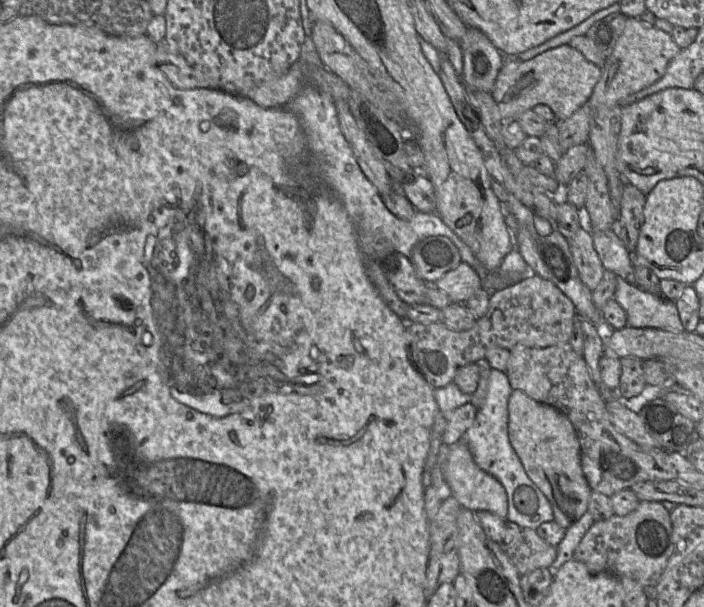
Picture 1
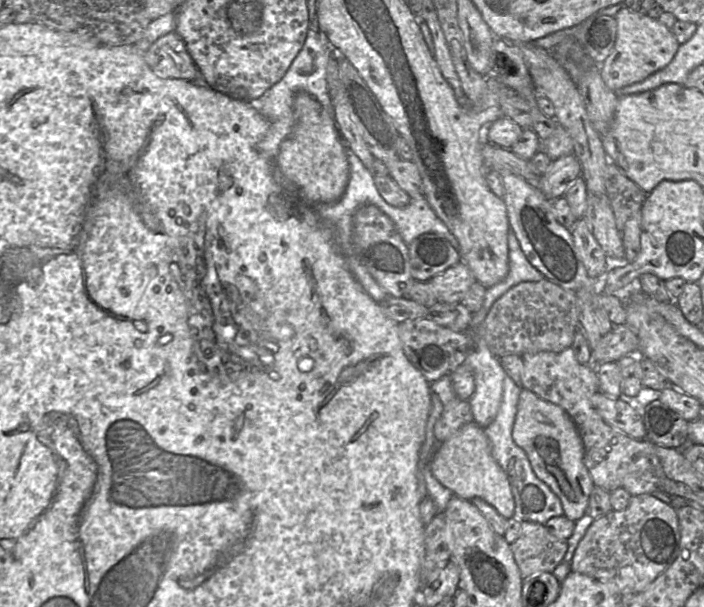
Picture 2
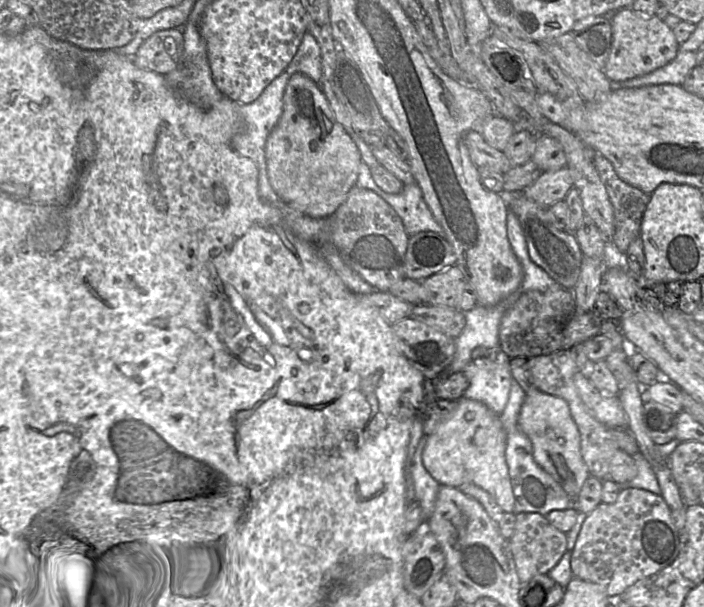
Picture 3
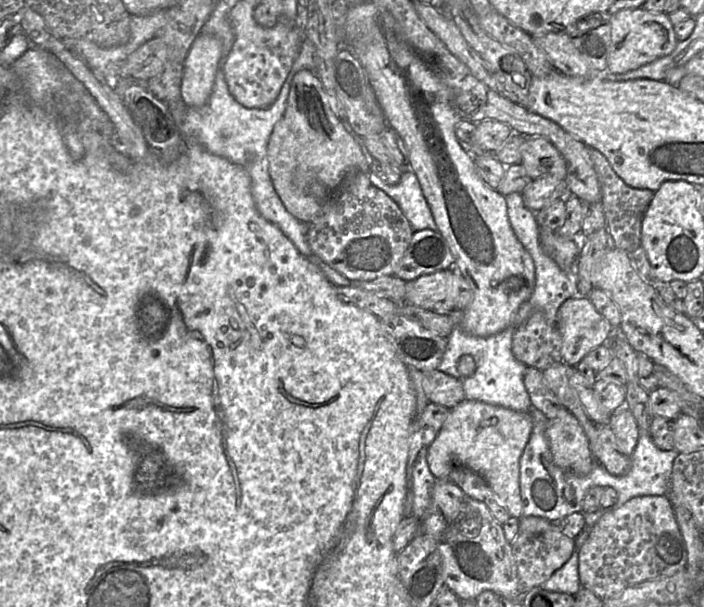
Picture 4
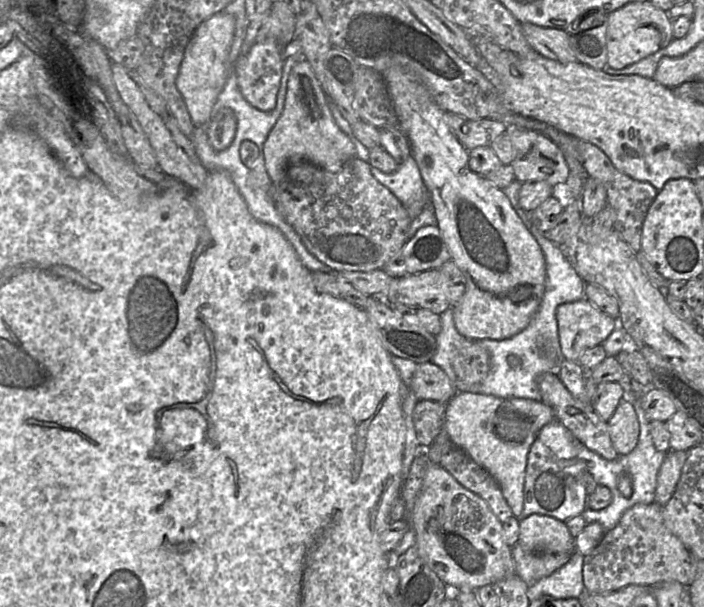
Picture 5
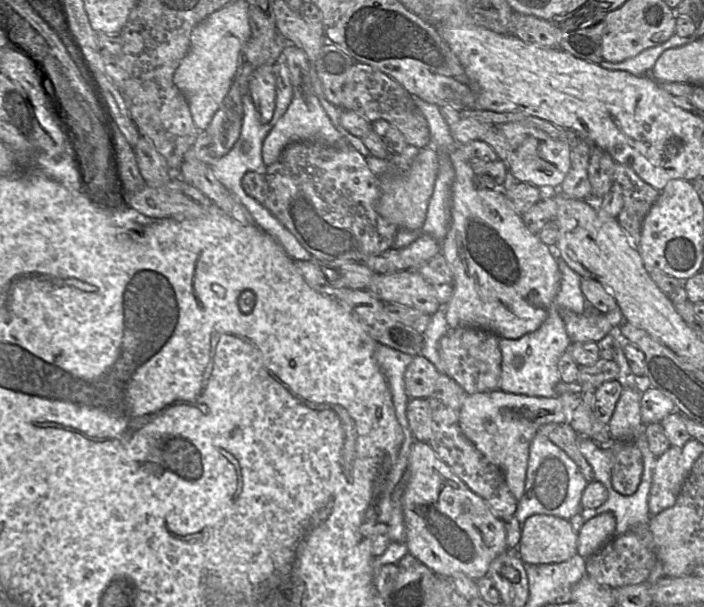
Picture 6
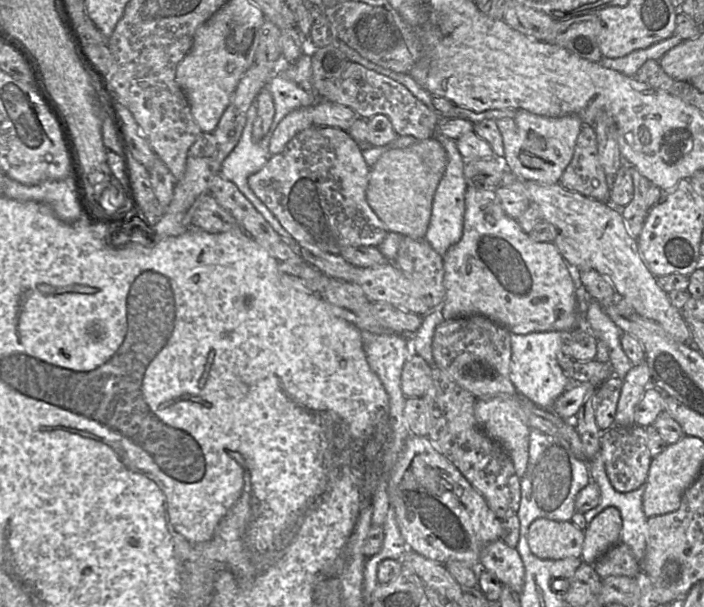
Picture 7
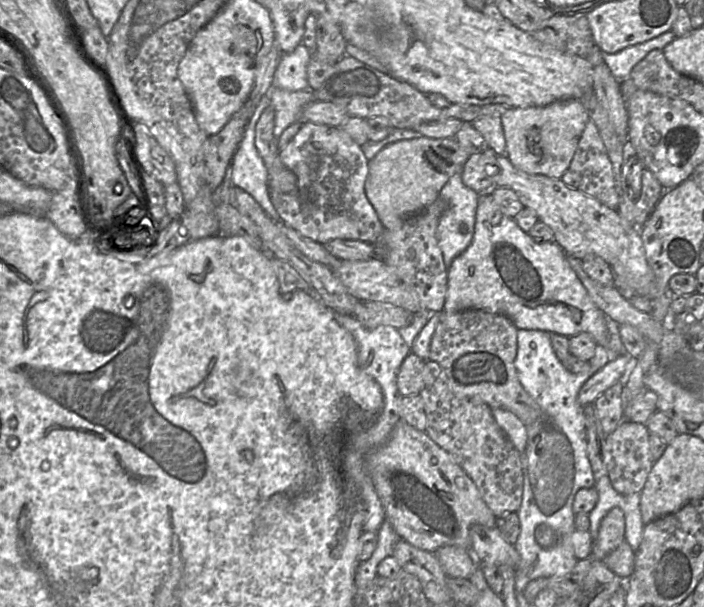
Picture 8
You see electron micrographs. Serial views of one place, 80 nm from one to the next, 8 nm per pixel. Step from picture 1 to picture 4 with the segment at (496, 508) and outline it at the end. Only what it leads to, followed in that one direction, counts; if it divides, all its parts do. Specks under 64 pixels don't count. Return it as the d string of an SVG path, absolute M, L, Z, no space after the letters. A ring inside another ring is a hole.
M465 399L450 410L434 441L427 449L427 464L436 479L449 479L455 466L463 466L482 476L510 517L522 516L520 458L530 439L534 414L480 401Z

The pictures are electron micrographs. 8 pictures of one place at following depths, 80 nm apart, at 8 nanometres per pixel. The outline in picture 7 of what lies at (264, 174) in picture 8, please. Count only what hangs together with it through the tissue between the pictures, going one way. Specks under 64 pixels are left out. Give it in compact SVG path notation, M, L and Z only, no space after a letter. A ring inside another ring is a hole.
M254 101L247 112L247 120L246 120L246 124L243 129L242 135L240 137L240 140L237 143L236 147L233 149L233 151L223 161L219 175L224 179L234 183L238 187L240 192L252 203L252 205L257 209L257 211L279 234L282 240L287 245L289 245L293 251L300 254L300 251L302 250L301 246L289 234L289 232L281 225L279 220L267 208L267 206L253 193L253 191L250 189L248 185L248 177L256 173L260 169L262 169L271 157L269 153L269 142L274 132L274 130L270 128L268 133L261 140L255 140L253 138L253 124L254 124L256 115L257 115L257 105L256 105L256 101Z

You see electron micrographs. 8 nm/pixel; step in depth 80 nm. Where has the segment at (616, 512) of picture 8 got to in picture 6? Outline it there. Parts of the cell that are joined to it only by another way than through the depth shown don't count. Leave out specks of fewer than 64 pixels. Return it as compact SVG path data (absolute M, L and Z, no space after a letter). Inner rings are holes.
M611 512L601 513L585 522L578 533L577 554L588 558L615 535L616 520Z

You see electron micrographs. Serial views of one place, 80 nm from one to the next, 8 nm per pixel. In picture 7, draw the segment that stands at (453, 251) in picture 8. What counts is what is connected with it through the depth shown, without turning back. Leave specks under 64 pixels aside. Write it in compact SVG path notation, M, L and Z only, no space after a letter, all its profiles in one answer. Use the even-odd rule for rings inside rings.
M438 132L434 137L444 147L447 155L445 172L437 186L432 202L432 212L424 239L442 257L447 250L456 244L463 233L463 218L465 213L465 193L467 184L464 179L465 160L459 153L455 140Z

